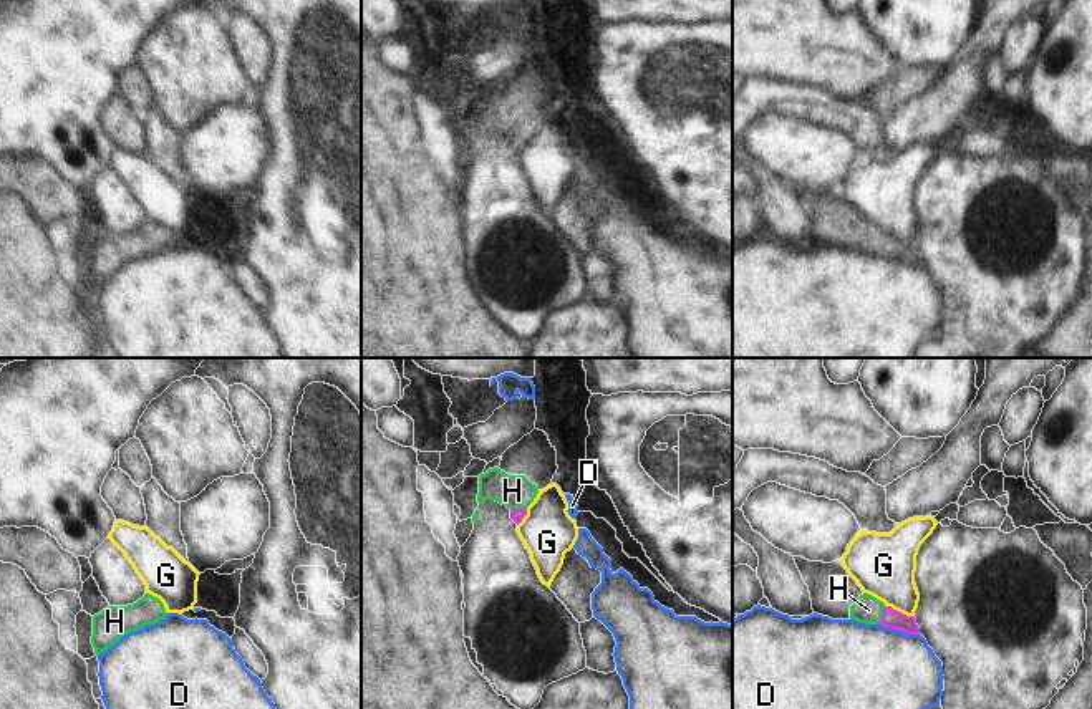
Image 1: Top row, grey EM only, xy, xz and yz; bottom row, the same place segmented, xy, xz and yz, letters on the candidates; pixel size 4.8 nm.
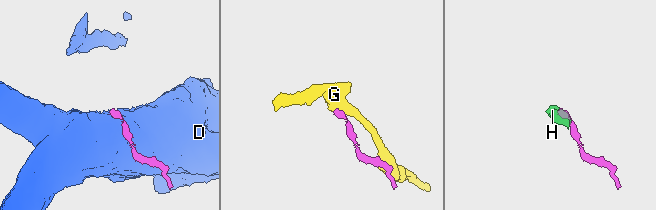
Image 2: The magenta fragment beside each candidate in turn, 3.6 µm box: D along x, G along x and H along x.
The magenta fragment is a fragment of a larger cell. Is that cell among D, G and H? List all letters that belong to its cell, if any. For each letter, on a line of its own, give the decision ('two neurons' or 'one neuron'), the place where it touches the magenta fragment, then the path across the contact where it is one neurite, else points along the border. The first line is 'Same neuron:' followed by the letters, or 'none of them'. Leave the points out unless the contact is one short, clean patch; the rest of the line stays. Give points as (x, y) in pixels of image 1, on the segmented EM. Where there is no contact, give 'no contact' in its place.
Same neuron: H
D: two neurons | yz (900, 630) | along yz (880, 623), (918, 635)
G: two neurons | yz (898, 612) | along yz (885, 605), (913, 617)
H: one neuron | yz (882, 615) | across yz (890, 618), (882, 615), (869, 610)

